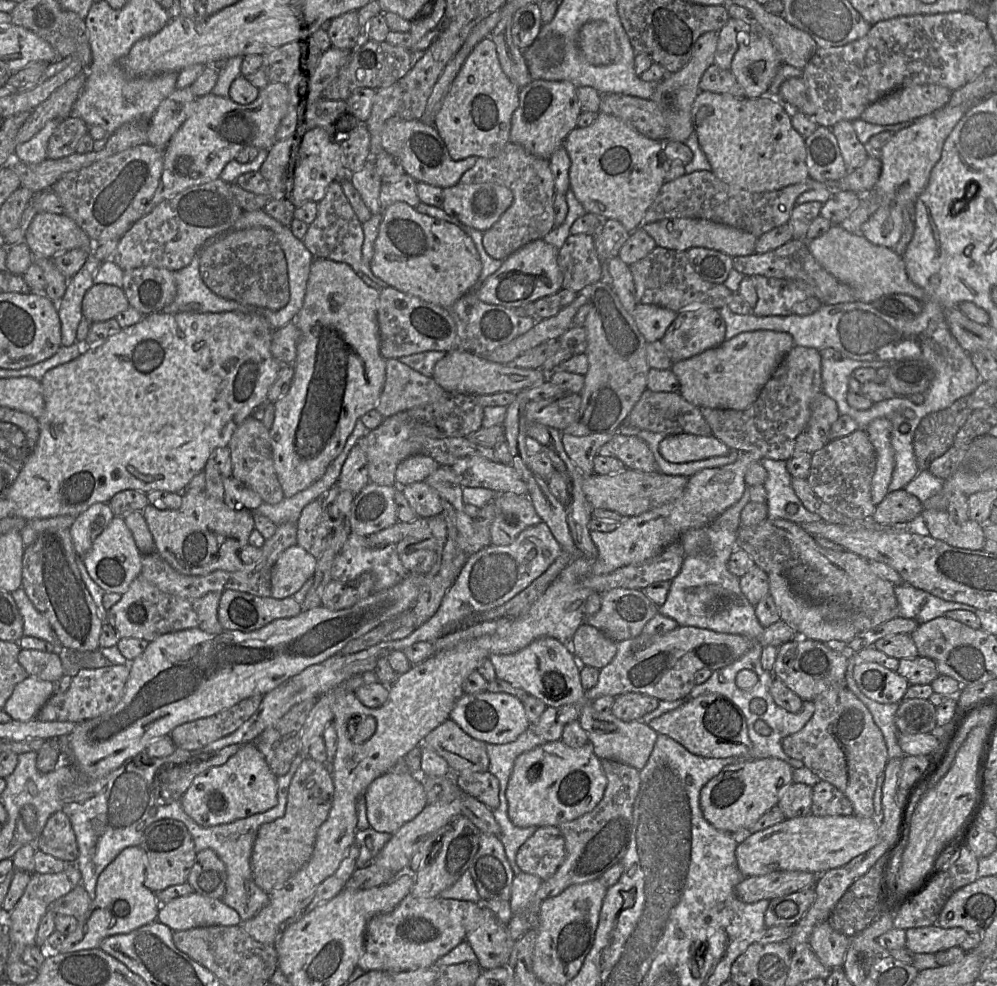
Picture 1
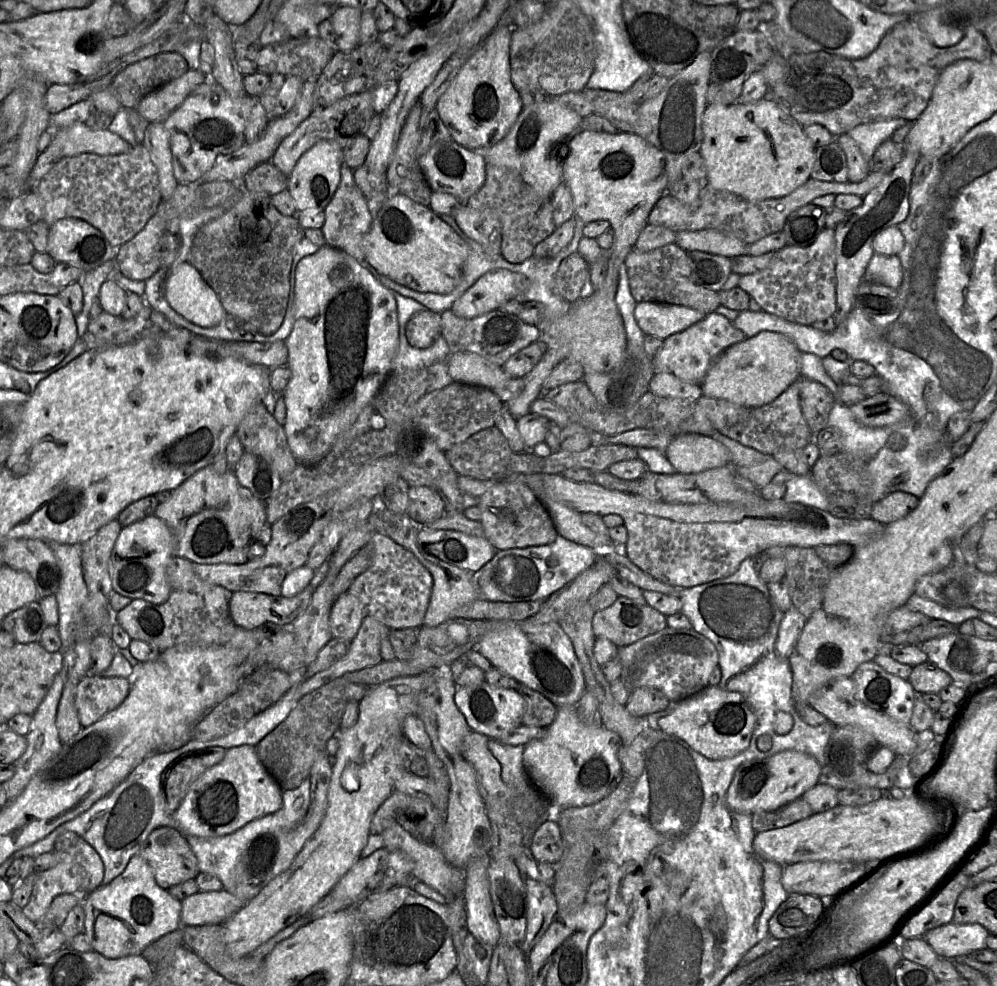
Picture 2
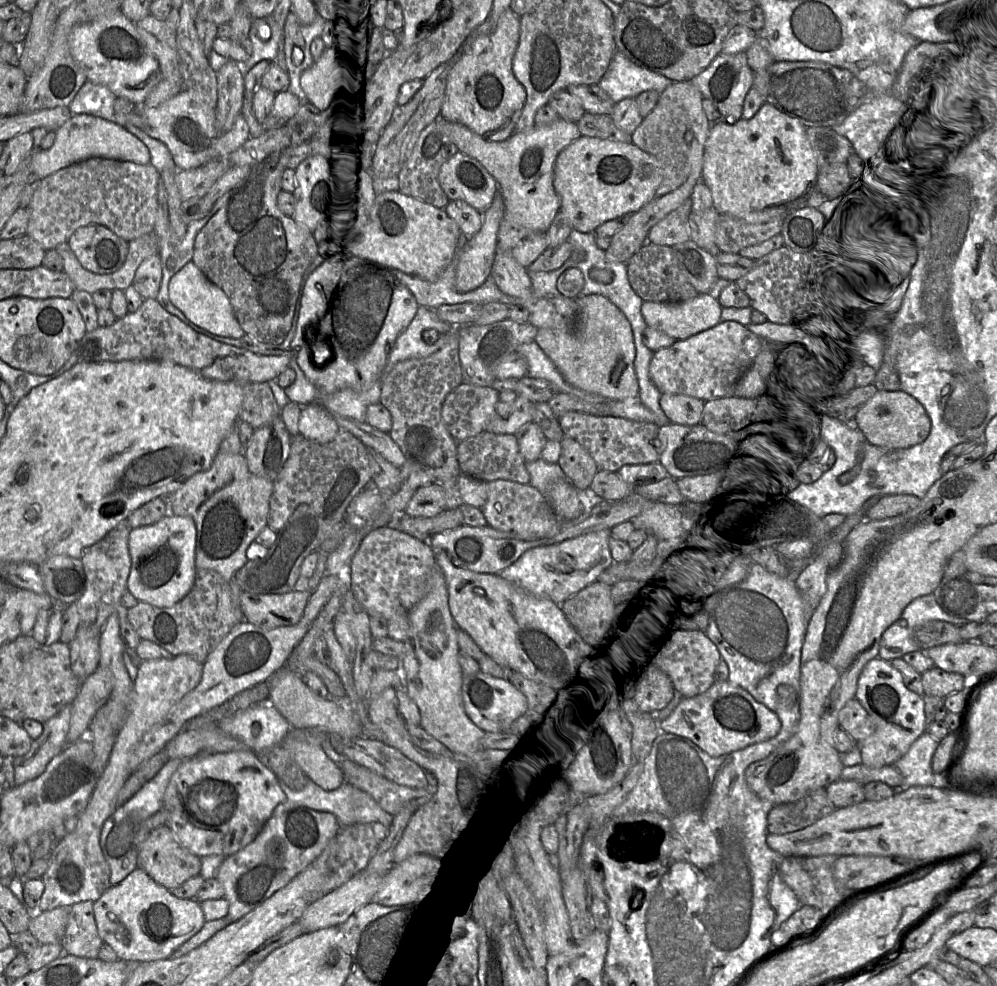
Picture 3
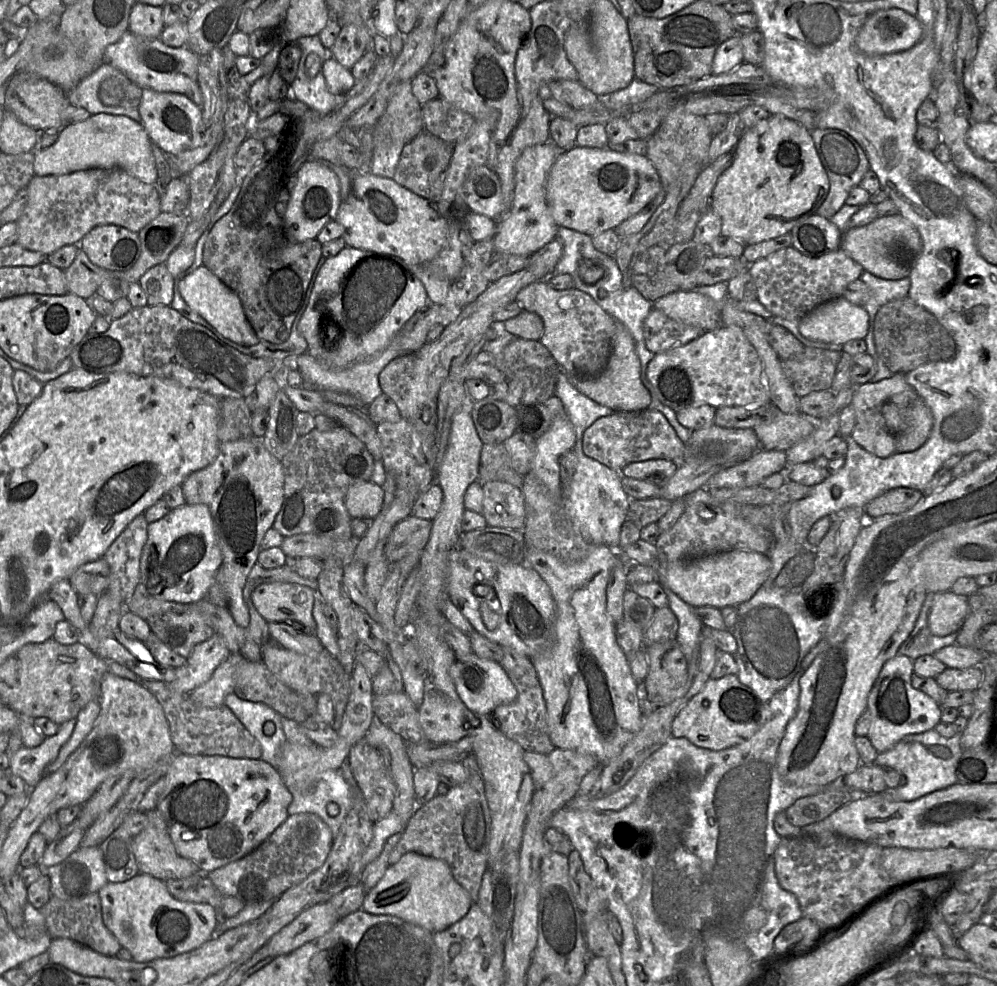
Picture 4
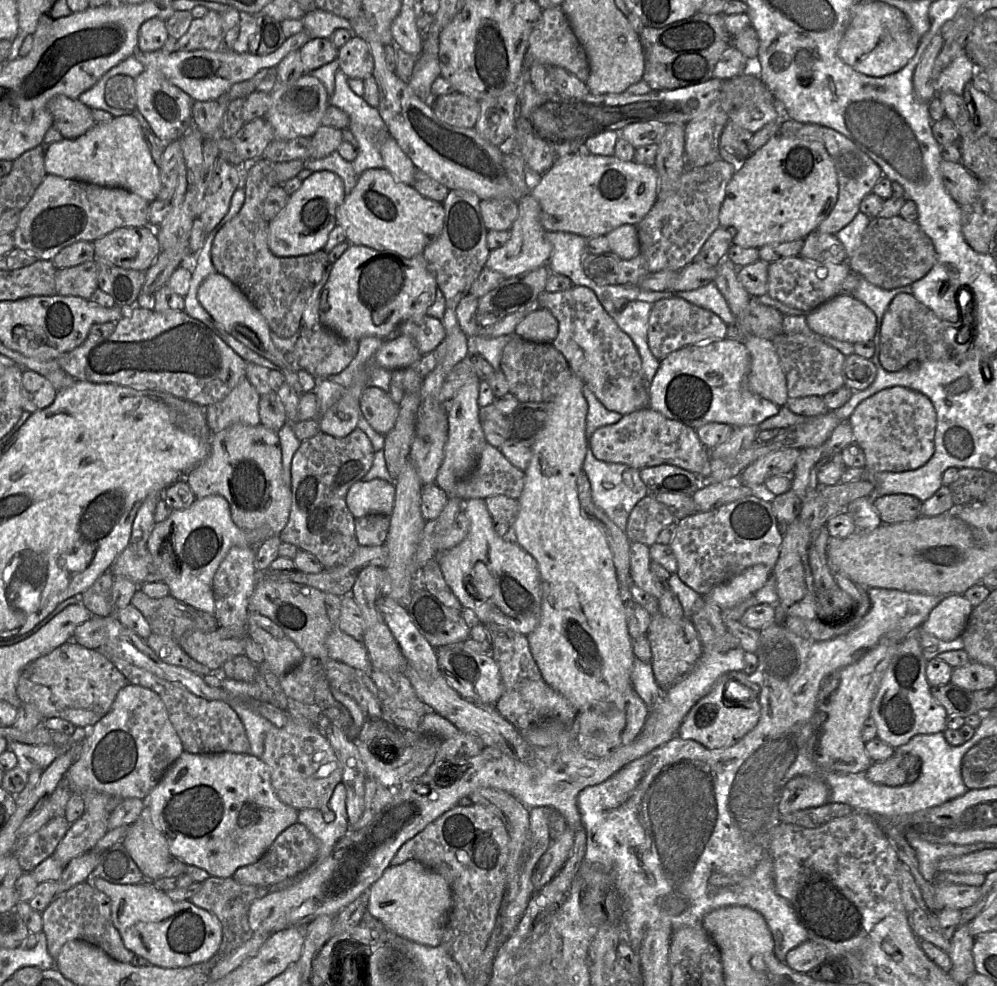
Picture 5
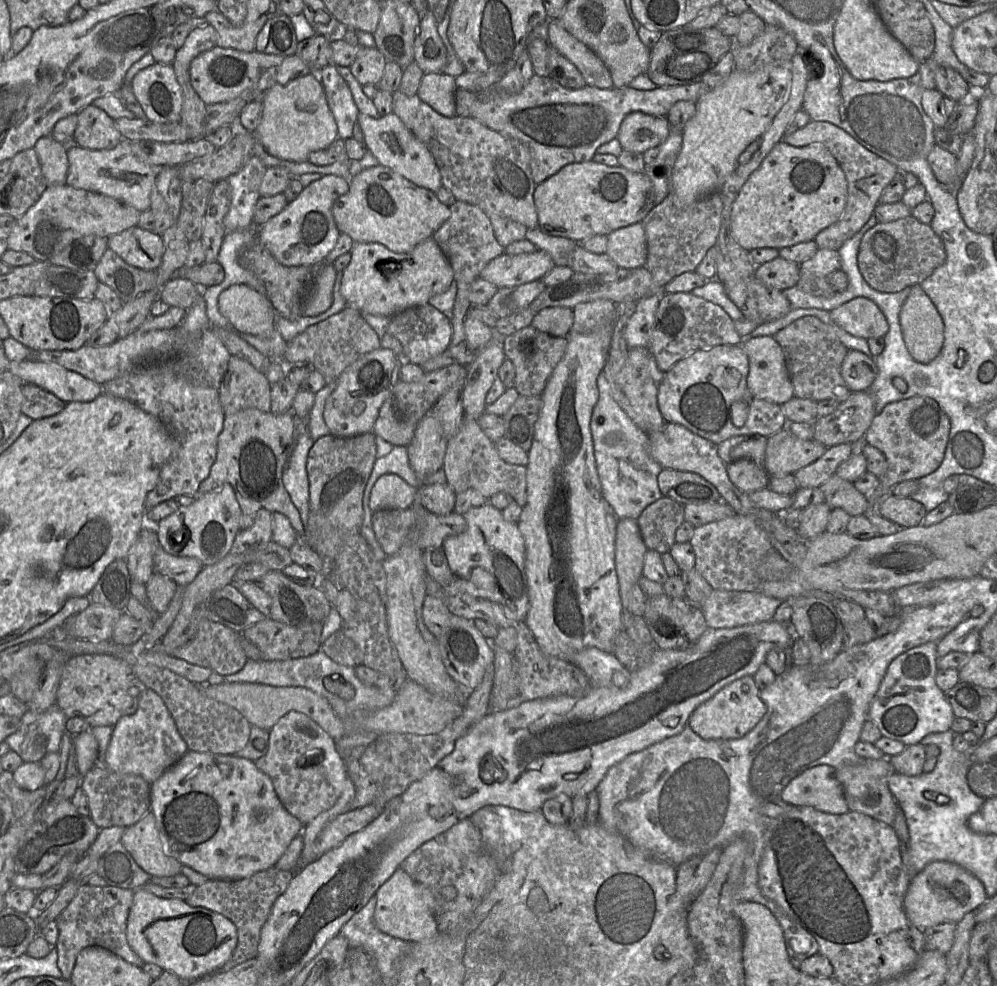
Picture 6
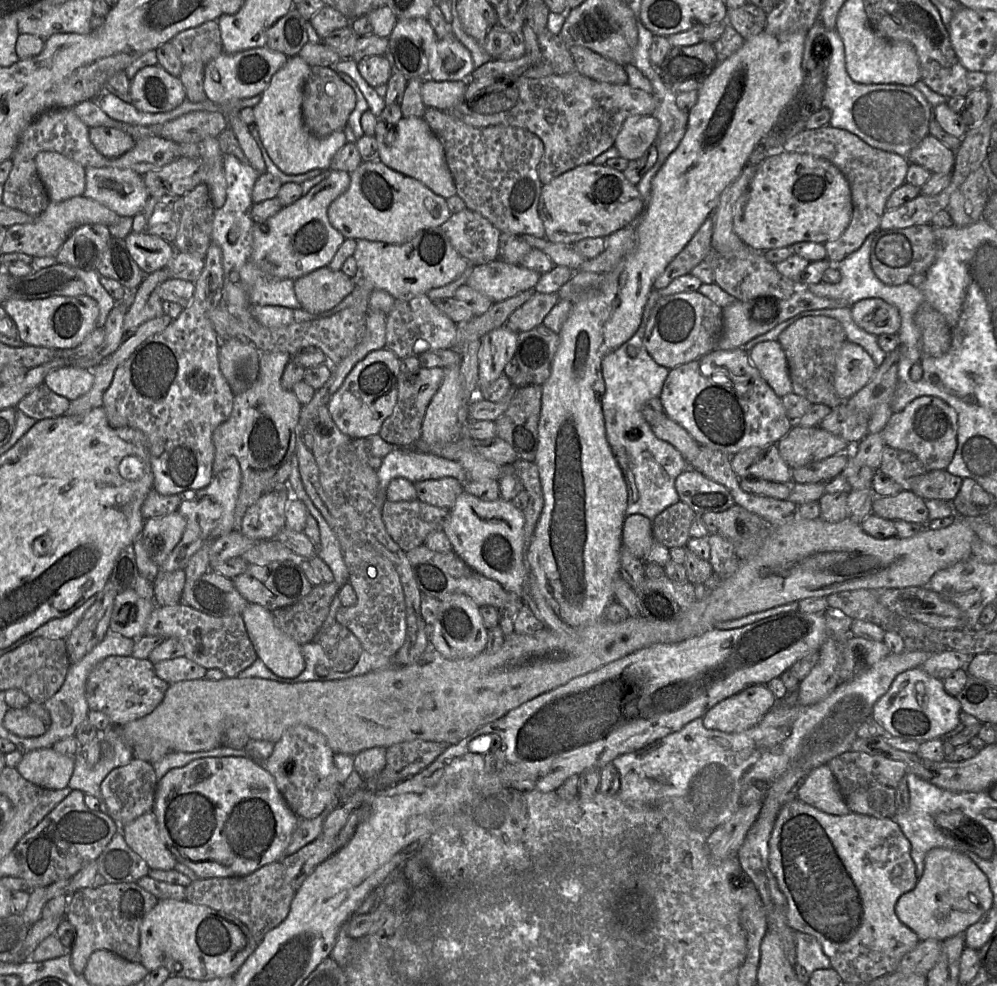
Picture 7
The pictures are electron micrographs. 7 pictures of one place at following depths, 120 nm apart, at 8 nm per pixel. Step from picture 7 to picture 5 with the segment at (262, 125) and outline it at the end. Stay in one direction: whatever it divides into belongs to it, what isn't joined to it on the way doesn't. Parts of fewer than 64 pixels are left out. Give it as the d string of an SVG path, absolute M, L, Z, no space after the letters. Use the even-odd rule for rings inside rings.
M306 73L293 83L278 84L270 93L270 105L264 116L274 131L274 139L291 140L298 137L311 137L320 126L348 128L346 113L330 105L328 92L323 83Z

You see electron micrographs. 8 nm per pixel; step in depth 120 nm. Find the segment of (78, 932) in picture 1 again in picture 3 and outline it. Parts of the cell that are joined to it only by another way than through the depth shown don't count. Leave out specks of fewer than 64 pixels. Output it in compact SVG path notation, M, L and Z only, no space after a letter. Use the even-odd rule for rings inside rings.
M139 867L120 883L106 889L93 902L93 912L99 936L116 952L119 959L125 961L170 958L205 923L198 900L175 897Z

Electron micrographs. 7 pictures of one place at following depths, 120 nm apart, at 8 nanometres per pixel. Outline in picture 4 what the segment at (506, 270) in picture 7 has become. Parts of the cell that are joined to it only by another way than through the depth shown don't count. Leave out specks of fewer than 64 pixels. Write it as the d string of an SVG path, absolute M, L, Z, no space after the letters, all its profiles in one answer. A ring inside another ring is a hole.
M548 141L527 147L515 163L515 188L511 209L497 223L495 253L531 256L556 238L555 223L546 200L546 179L553 164L563 151Z

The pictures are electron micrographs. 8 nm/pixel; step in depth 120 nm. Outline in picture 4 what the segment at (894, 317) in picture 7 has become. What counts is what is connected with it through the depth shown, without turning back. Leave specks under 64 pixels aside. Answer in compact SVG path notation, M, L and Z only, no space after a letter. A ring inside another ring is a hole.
M843 297L817 306L799 321L799 331L805 338L839 345L864 339L868 326L867 311Z

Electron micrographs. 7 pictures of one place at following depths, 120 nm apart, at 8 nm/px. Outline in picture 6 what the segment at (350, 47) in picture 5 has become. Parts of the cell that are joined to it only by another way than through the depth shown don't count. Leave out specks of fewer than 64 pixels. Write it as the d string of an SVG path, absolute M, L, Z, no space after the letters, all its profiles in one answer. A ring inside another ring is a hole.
M362 47L349 68L361 85L378 85L386 62L385 56L376 47Z

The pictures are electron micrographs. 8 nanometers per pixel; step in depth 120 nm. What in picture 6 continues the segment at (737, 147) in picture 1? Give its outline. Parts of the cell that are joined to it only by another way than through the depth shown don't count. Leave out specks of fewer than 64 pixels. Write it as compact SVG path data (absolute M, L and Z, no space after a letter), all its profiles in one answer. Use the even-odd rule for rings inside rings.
M777 143L741 188L731 211L731 233L745 250L781 249L813 241L816 235L839 220L847 201L847 181L836 159L821 144L794 147Z

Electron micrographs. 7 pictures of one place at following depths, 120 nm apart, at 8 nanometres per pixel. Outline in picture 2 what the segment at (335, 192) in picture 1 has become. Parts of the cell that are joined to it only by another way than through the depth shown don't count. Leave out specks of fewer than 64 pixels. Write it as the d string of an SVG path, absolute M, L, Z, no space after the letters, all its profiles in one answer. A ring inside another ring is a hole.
M344 163L340 168L339 186L323 211L325 221L320 230L324 235L326 245L347 253L359 263L364 262L362 241L368 233L373 219L368 208L367 199L354 181L353 170Z

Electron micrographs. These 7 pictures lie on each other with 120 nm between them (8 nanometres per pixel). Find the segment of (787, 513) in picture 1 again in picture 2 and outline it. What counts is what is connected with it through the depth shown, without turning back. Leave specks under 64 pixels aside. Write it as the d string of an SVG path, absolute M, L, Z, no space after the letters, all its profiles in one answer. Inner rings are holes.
M809 475L795 476L785 483L786 492L782 498L787 503L802 504L828 512L830 509L826 496Z

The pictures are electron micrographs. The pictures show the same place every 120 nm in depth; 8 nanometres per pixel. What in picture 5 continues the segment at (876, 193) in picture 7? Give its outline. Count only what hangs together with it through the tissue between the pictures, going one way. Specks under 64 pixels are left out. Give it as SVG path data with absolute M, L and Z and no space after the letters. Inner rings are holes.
M787 120L780 127L780 134L802 140L818 141L822 143L832 158L838 180L838 197L835 206L828 217L820 223L818 232L831 235L837 234L847 226L860 212L860 203L863 198L873 193L873 187L881 177L885 177L881 168L850 139L841 133L817 124L804 124L795 120Z

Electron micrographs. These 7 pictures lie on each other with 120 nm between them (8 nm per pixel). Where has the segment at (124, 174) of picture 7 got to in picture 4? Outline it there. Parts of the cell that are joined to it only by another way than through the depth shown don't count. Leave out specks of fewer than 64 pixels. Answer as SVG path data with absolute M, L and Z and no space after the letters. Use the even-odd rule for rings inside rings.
M94 114L86 120L67 124L58 131L58 139L52 146L41 149L35 148L34 174L35 176L63 175L88 168L120 168L138 178L142 182L155 185L157 170L150 139L143 125L137 121L120 115Z

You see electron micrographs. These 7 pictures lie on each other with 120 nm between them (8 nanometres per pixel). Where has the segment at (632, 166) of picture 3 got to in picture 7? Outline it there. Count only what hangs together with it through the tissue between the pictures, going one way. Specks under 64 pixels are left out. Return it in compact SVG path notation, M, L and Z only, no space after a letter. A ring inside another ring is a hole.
M580 165L544 184L538 203L545 238L554 243L577 243L585 238L607 237L628 226L645 210L645 202L623 172L607 165Z

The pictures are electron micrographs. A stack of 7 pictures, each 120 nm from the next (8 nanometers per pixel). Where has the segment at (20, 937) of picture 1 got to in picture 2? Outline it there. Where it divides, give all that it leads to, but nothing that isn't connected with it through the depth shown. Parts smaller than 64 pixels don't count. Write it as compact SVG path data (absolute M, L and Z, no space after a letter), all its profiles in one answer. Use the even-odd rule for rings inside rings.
M78 837L64 852L53 852L56 864L49 870L35 872L35 882L29 902L21 911L32 922L37 923L47 912L53 899L61 894L76 894L85 897L98 889L104 877L104 864L99 854L85 840Z

